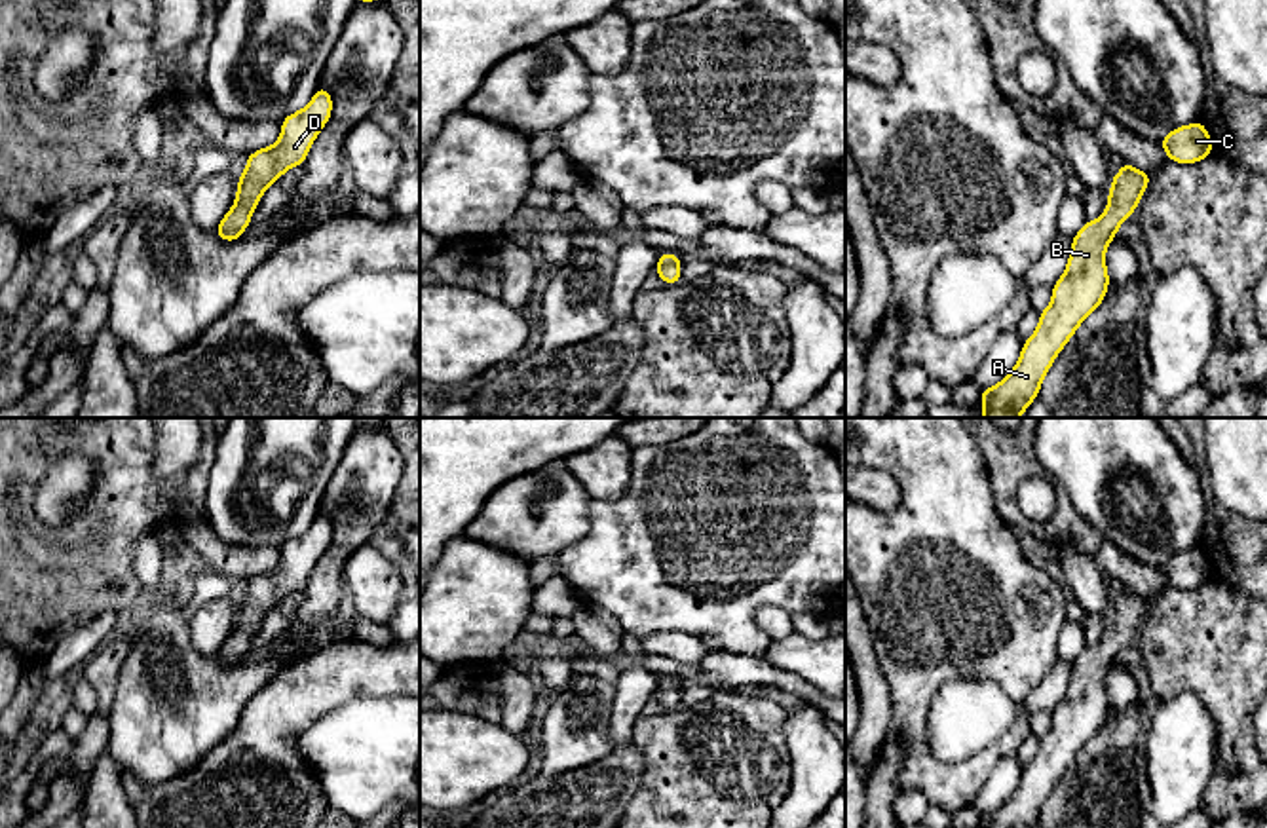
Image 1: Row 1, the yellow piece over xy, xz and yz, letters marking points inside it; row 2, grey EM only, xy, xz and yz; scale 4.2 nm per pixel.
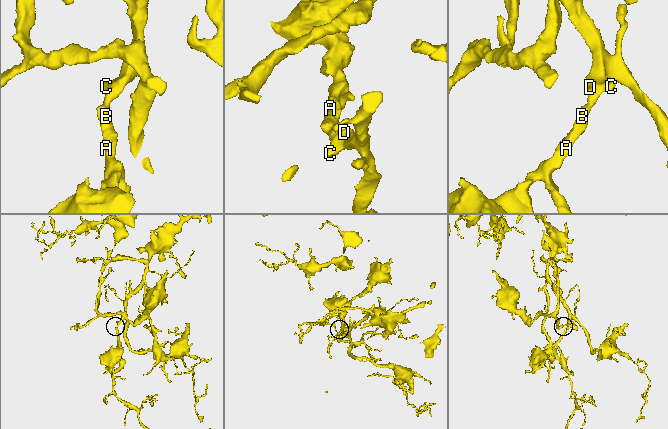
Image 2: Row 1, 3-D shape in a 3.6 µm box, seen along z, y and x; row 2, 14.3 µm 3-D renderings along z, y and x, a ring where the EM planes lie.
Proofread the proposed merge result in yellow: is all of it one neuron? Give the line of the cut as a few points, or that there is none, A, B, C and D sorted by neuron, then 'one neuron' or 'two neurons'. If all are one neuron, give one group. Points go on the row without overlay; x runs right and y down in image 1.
cut none; groups A B C D; one neuron

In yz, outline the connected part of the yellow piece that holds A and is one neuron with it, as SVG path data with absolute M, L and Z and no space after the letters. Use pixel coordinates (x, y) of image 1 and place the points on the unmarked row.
M1125 587L1113 600L1107 632L1098 646L1087 646L1071 665L1066 697L1052 710L1052 725L1039 739L1035 758L1022 769L1014 794L980 828L1033 828L1045 800L1079 750L1100 733L1109 712L1106 674L1119 651L1138 634L1151 600Z

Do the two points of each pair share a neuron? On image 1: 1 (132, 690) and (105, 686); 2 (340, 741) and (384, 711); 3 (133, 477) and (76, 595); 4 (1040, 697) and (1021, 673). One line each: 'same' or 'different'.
1: different
2: same
3: same
4: different

